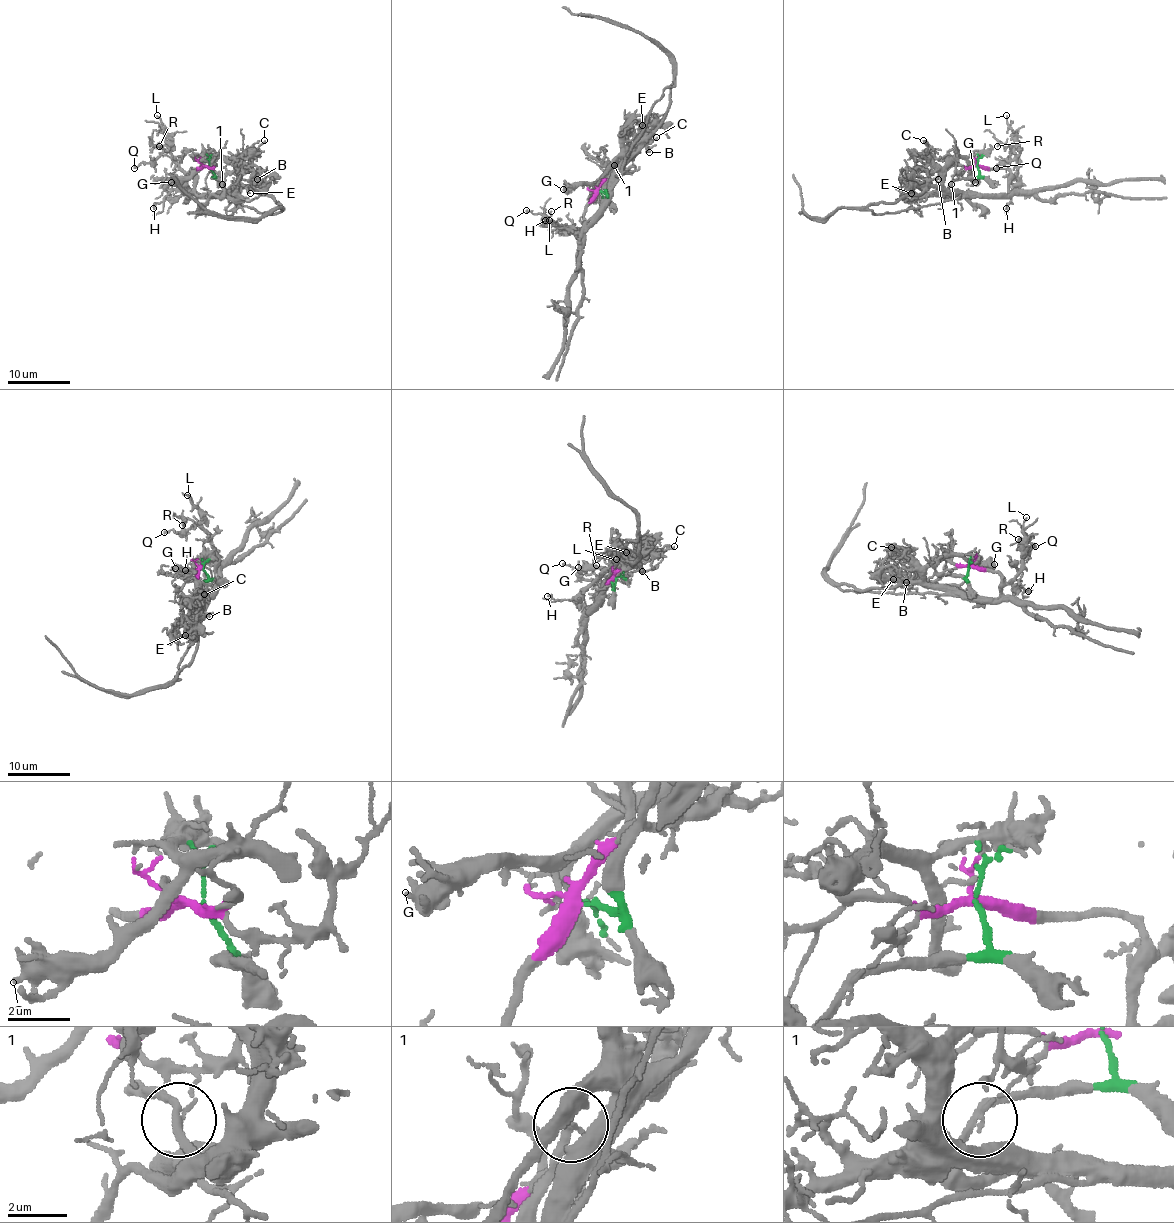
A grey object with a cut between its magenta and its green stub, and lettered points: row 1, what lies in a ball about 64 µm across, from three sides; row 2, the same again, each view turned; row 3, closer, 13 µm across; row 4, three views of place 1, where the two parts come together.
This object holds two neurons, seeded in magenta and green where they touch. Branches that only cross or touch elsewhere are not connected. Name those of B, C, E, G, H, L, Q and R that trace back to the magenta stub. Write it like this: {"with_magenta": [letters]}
{"with_magenta": ["H", "L", "Q", "R"]}

